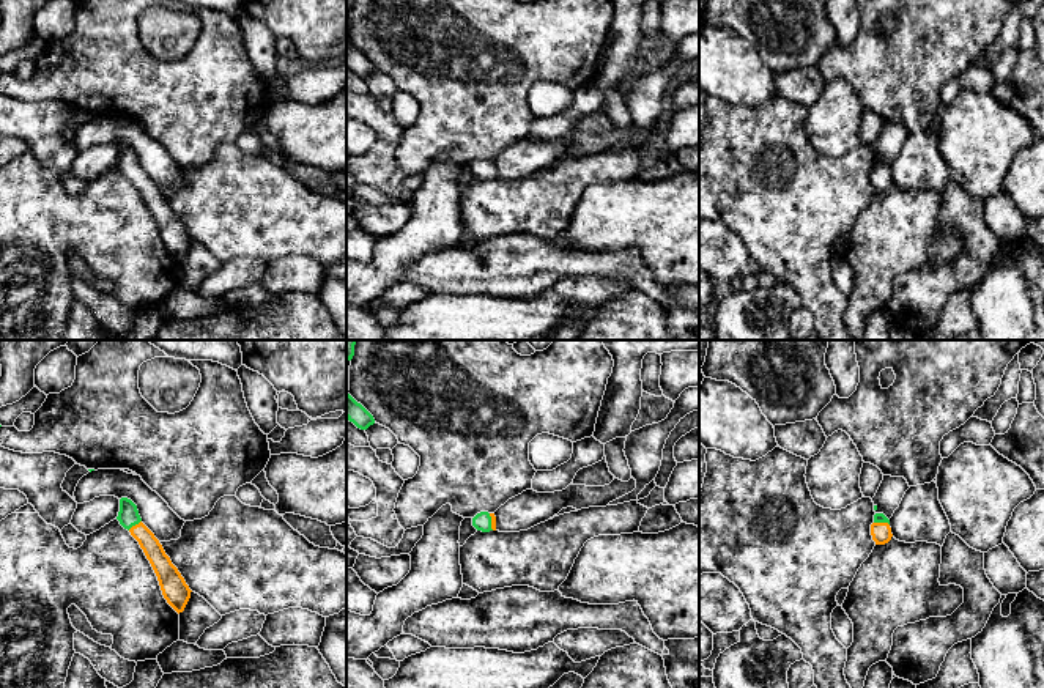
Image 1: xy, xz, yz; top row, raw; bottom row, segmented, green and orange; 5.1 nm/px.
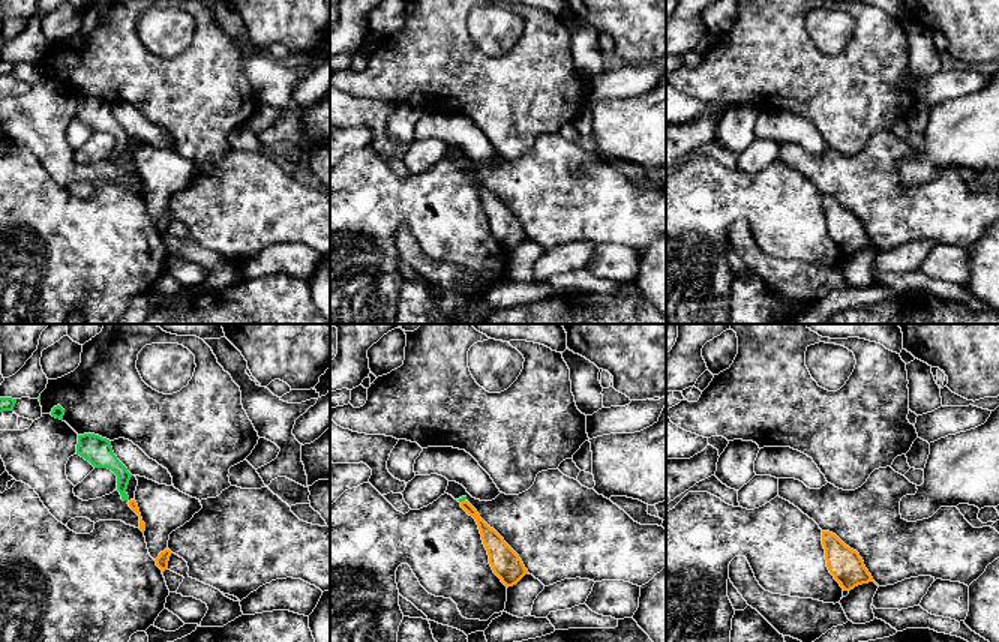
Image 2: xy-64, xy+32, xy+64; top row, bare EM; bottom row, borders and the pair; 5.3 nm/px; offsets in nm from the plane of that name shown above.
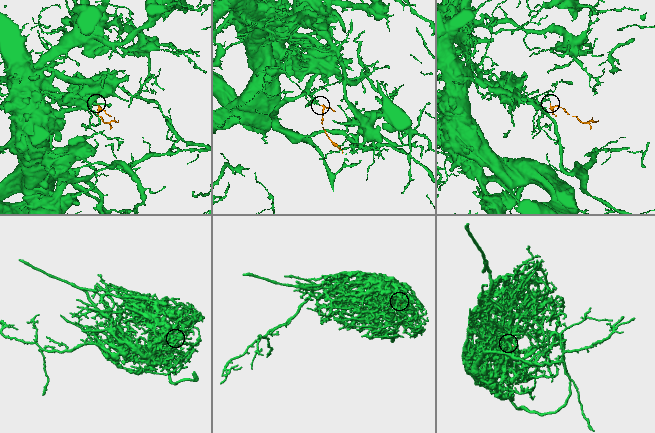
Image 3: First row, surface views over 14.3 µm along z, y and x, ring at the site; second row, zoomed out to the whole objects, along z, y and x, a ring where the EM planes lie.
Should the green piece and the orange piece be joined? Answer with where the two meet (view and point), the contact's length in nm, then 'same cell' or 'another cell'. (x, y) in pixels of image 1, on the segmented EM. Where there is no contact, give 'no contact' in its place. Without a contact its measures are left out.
contact xy (134, 525); length 90 nm; same cell

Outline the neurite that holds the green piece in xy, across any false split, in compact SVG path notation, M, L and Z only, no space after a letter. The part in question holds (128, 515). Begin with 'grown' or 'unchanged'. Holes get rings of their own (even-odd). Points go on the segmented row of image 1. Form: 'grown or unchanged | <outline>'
grown | M120 499L120 512L117 520L120 524L131 532L131 535L139 542L146 559L150 560L164 598L167 603L180 614L184 611L189 598L191 589L178 568L172 564L170 557L165 554L162 545L154 537L154 534L142 523L137 505L128 499Z

